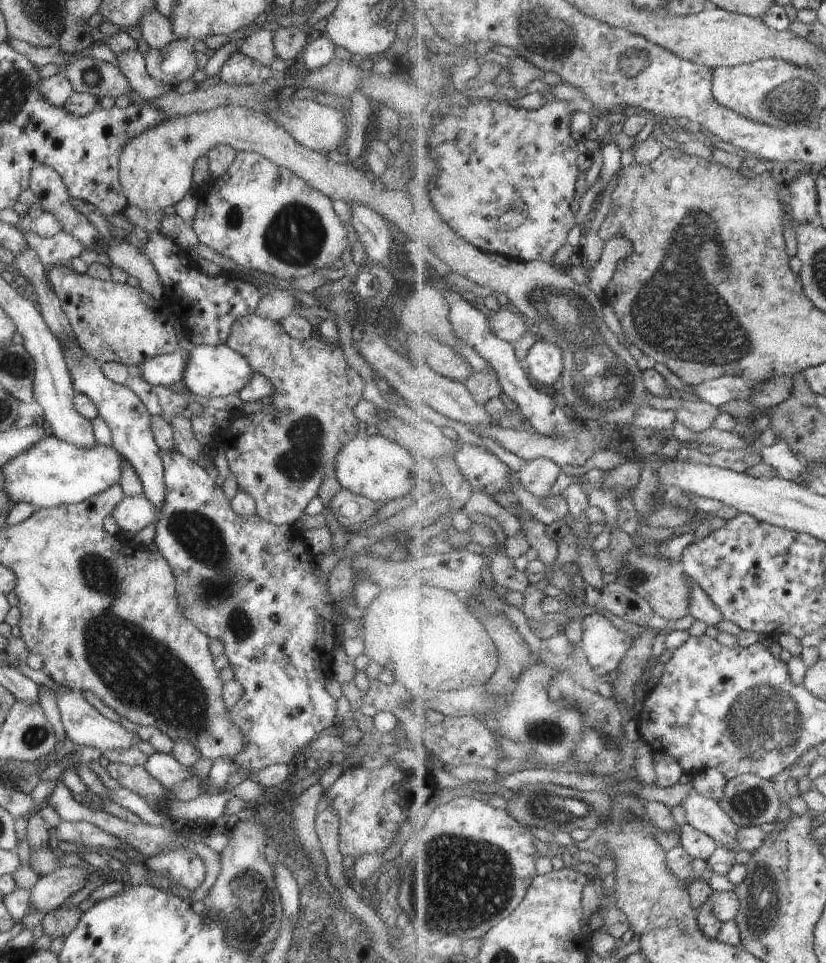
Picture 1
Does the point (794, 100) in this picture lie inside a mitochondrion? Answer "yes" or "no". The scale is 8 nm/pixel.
yes

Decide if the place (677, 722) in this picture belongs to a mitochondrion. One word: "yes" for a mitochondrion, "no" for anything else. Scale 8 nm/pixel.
no

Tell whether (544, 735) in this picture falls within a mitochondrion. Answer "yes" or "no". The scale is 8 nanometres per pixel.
yes

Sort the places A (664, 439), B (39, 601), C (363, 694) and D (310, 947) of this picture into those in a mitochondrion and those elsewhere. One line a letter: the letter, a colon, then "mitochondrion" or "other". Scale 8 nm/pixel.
A: other
B: other
C: other
D: mitochondrion

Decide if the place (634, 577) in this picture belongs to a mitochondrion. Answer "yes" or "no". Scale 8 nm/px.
yes

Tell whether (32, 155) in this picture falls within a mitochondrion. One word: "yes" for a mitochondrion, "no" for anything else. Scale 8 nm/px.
no

